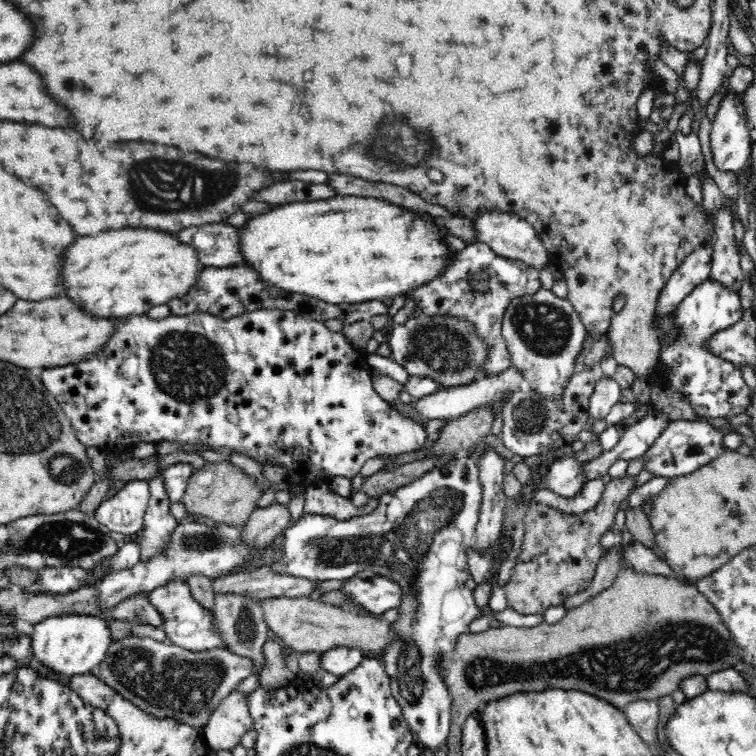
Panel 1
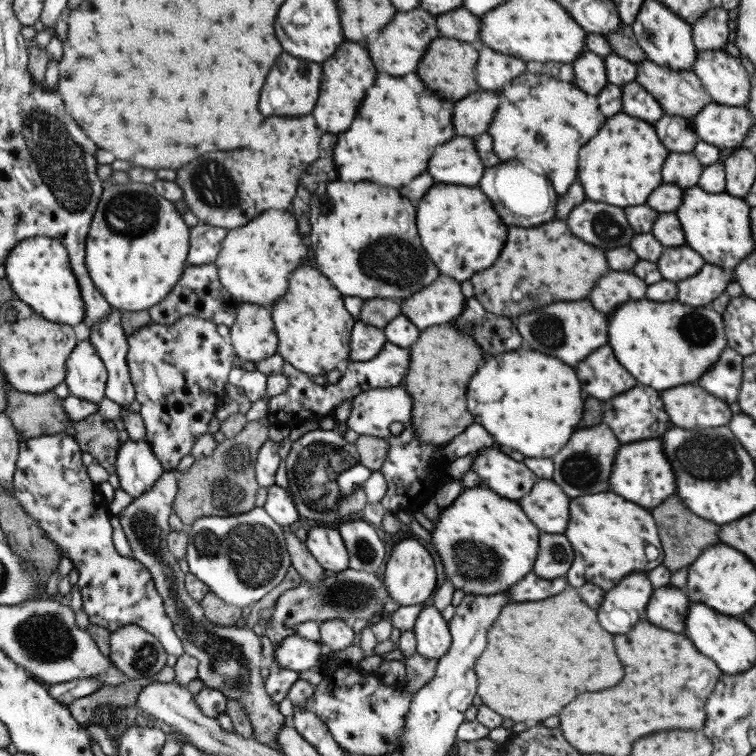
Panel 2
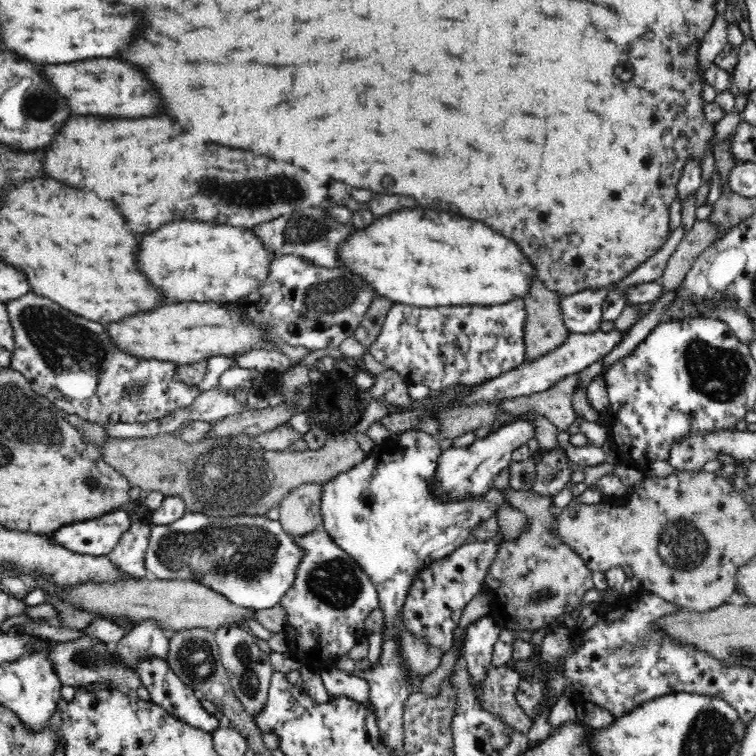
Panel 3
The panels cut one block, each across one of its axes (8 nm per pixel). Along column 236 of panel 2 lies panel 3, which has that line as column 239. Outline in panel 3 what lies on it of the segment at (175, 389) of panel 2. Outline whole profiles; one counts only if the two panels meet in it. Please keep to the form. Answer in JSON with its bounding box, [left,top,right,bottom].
[172,350,246,392]

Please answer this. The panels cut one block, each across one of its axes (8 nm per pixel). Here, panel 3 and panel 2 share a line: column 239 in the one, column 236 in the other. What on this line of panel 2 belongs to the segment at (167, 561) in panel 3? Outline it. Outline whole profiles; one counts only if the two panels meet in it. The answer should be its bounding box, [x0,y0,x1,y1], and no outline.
[187,506,293,608]

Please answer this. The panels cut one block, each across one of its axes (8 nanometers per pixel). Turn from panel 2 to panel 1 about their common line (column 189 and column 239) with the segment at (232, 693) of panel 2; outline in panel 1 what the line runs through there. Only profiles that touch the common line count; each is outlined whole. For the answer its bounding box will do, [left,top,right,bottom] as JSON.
[214,592,270,664]

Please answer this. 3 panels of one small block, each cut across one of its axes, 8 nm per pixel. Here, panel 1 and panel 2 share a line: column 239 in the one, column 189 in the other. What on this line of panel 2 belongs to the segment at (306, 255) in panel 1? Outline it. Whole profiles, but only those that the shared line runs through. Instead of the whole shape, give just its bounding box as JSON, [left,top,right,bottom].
[87,184,191,312]

